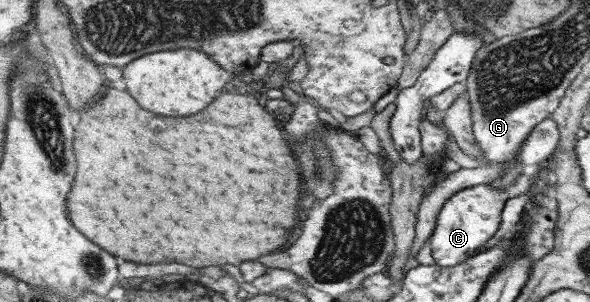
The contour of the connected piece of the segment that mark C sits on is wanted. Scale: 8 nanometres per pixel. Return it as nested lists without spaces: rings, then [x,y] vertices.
[[[549,155],[539,165],[529,166],[529,168],[522,170],[519,177],[515,177],[503,189],[486,184],[476,184],[451,194],[440,206],[434,230],[429,238],[434,265],[444,268],[453,267],[476,256],[481,248],[497,233],[499,222],[501,222],[500,212],[505,201],[526,193],[541,176],[552,178],[553,170],[555,170],[555,161]]]

